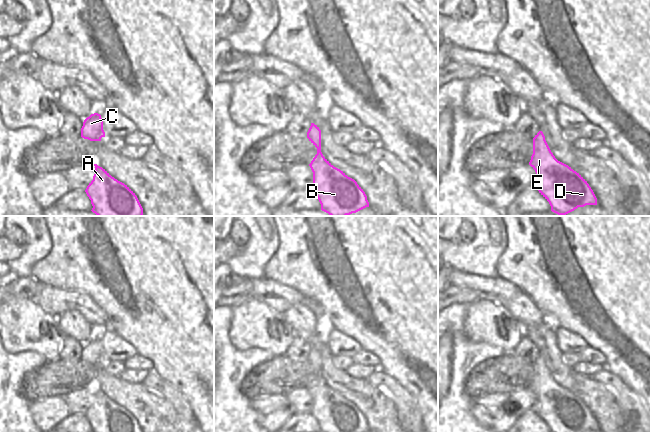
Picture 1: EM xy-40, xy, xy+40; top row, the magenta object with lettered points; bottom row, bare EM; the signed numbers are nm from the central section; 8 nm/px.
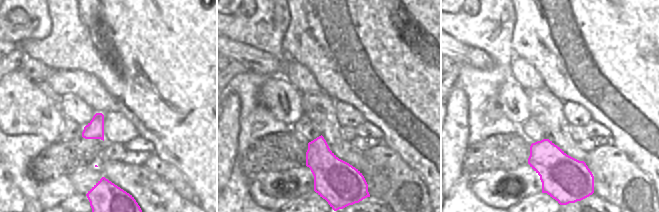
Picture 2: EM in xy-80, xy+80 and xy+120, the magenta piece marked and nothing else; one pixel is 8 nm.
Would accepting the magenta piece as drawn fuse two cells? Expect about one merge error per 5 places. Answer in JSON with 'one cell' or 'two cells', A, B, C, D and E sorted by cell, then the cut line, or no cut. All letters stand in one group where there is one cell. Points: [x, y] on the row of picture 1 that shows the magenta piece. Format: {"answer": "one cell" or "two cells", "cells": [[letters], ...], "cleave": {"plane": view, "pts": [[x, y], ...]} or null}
{"answer": "one cell", "cells": [["A", "B", "C", "D", "E"]], "cleave": null}

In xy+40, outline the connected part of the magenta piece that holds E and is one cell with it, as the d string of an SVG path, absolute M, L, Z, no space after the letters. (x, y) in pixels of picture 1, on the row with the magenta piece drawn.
M542 131L533 138L529 165L537 174L535 188L549 202L552 212L566 215L578 207L597 205L597 198L587 181L555 158Z

